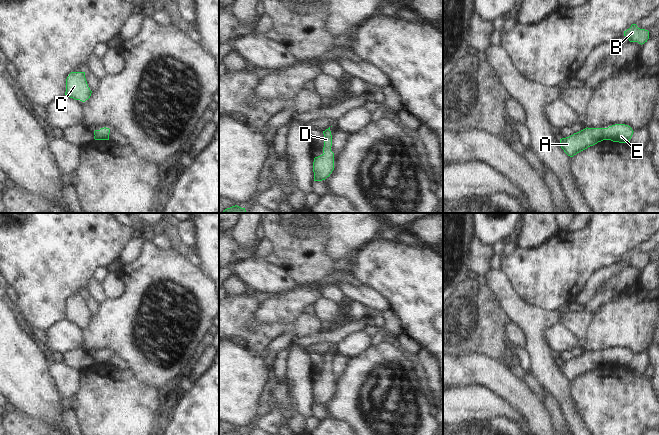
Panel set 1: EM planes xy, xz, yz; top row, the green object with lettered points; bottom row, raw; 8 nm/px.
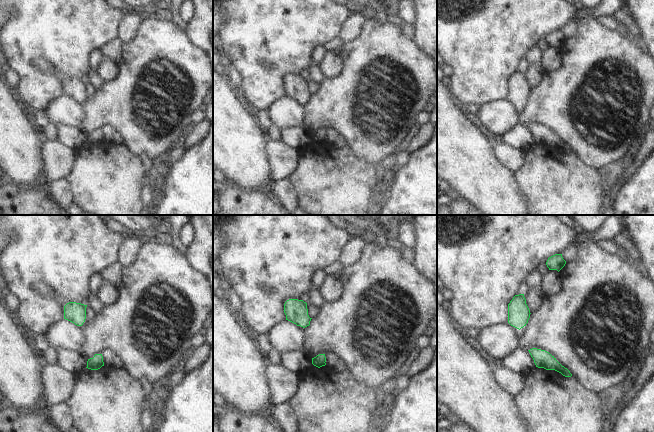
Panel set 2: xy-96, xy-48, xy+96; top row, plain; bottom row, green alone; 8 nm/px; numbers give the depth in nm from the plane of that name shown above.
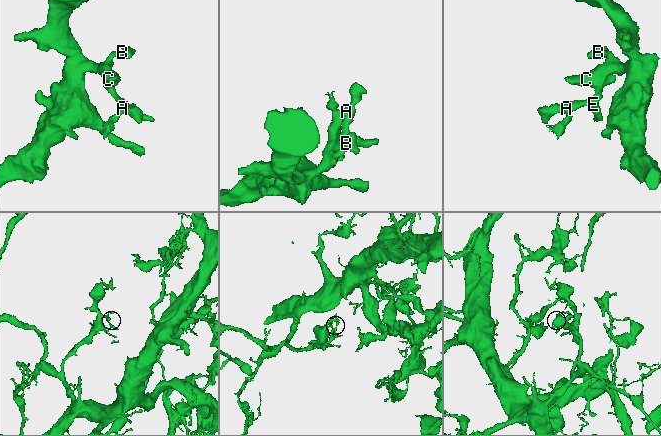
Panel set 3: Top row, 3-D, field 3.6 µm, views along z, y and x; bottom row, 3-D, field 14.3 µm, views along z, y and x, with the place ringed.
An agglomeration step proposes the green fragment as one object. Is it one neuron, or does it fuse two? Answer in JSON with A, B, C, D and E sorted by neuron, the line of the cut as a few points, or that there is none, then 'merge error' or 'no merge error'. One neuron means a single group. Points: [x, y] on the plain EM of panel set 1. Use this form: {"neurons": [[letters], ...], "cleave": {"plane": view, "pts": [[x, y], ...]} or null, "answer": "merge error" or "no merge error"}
{"neurons": [["A", "B", "C", "D", "E"]], "cleave": null, "answer": "no merge error"}

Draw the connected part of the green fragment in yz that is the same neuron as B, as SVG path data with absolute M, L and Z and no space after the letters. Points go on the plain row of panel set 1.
M632 248L629 253L624 255L624 260L626 260L630 266L638 266L642 269L649 263L649 255L640 253L636 248Z

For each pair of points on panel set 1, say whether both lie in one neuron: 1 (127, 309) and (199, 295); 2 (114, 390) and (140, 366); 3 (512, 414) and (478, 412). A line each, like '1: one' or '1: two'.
1: one
2: two
3: one

